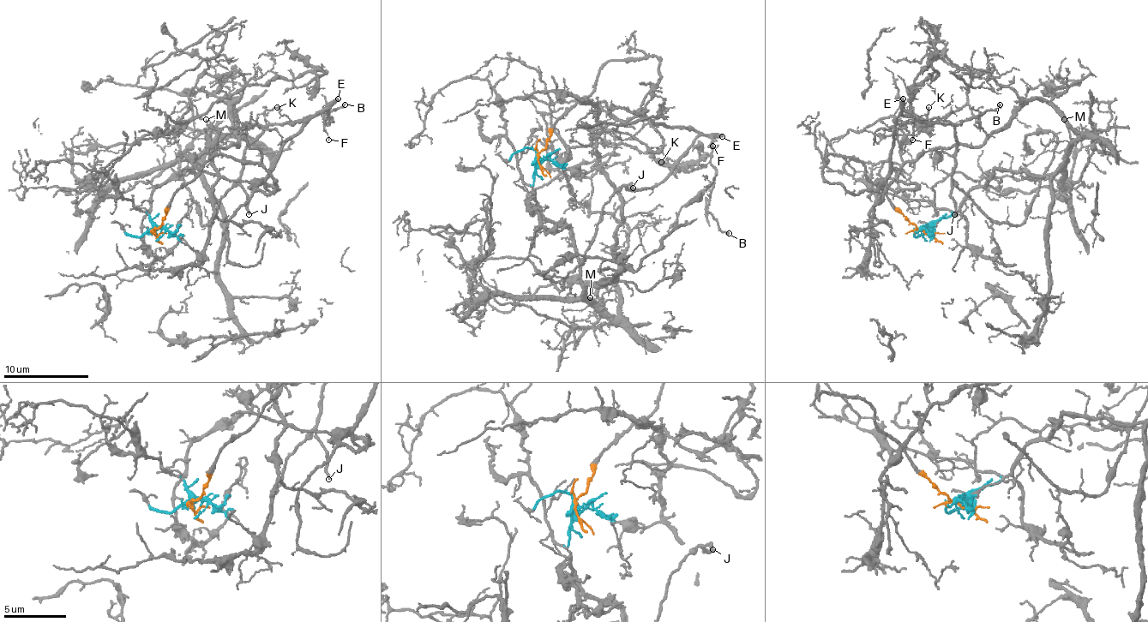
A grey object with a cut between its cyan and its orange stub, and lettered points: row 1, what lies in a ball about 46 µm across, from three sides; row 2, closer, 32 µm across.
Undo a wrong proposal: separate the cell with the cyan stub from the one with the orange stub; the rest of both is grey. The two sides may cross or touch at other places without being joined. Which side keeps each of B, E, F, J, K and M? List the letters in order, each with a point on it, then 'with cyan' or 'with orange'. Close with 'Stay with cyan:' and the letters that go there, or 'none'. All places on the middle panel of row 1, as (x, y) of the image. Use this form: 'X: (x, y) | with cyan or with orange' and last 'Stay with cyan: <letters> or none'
B: (729, 233) | with orange
E: (722, 136) | with orange
F: (712, 146) | with orange
J: (633, 188) | with orange
K: (661, 162) | with orange
M: (590, 297) | with cyan
Stay with cyan: M

